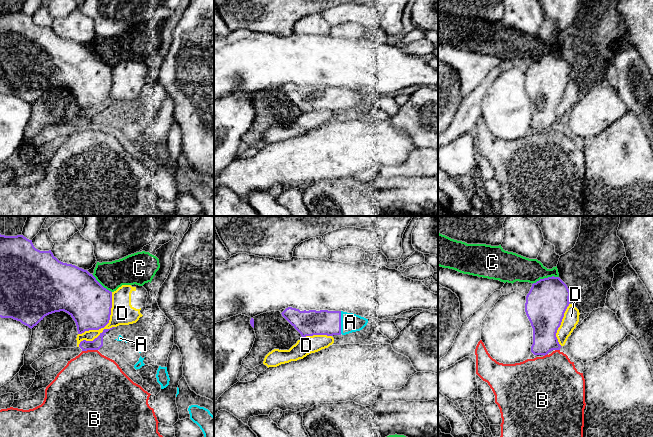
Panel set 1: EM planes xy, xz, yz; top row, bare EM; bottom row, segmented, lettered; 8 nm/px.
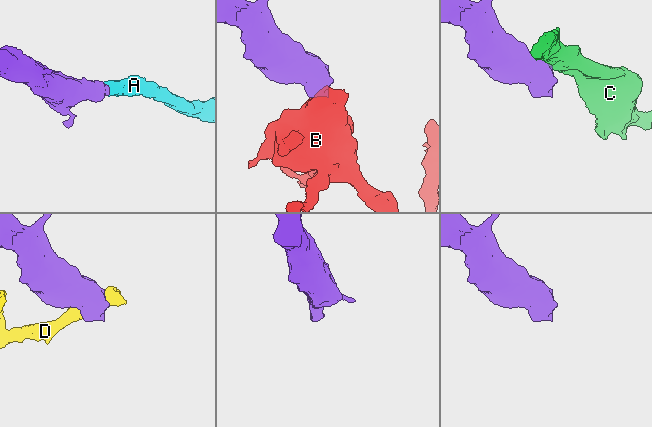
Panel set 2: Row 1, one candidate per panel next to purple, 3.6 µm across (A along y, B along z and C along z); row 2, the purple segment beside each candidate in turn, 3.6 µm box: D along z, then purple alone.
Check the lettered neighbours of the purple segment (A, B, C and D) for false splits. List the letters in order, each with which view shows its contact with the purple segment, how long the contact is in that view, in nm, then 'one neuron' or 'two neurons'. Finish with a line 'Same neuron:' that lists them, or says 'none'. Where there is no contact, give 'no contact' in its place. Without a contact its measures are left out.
A: xz | 180 nm | one neuron
B: xy | 130 nm | two neurons
C: yz | 220 nm | two neurons
D: xy | 500 nm | two neurons
Same neuron: A

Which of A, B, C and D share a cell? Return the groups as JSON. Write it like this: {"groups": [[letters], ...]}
{"groups": [["A"], ["B"], ["C"], ["D"]]}

